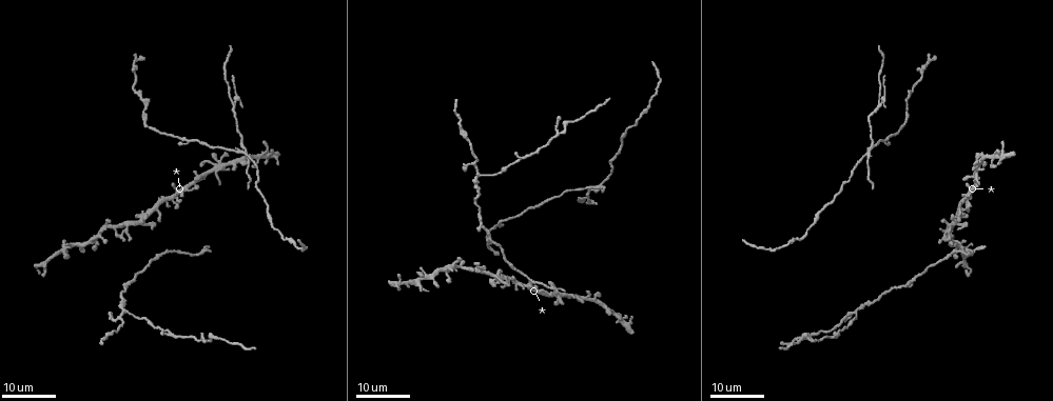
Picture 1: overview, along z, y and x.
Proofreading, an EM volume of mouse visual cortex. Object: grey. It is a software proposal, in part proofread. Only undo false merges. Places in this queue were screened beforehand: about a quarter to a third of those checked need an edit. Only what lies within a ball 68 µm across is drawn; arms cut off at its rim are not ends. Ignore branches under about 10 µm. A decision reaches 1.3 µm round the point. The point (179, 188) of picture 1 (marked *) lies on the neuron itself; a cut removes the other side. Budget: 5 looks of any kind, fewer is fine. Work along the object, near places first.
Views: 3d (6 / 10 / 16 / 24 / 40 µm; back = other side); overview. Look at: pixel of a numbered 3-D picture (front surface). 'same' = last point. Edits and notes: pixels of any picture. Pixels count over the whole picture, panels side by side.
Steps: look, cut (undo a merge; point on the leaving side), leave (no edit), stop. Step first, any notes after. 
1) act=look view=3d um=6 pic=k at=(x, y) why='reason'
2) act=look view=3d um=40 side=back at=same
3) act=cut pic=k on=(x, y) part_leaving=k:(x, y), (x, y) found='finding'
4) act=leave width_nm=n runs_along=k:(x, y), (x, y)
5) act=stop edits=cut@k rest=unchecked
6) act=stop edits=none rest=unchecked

act=look view=3d um=16 pic=1 at=(888, 137)

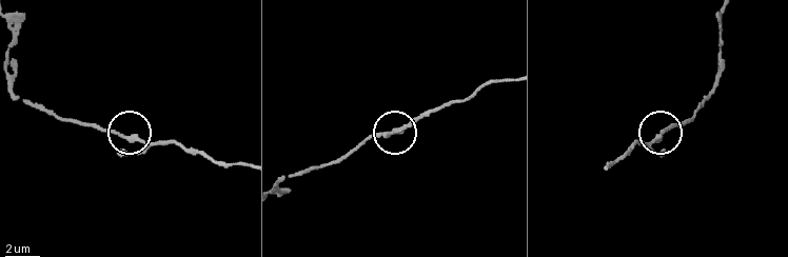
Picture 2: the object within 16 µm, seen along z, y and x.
act=look view=3d um=10 pic=2 at=(656, 136)

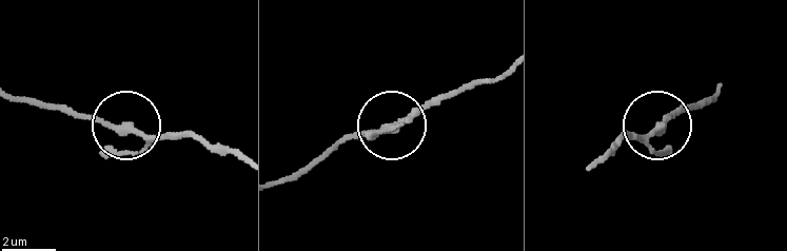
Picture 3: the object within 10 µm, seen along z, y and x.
act=leave width_nm=200 found='continuous, no second neuron'

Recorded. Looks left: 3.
act=look view=3d um=16 pic=1 at=(503, 283) why='two arms in line, one across'

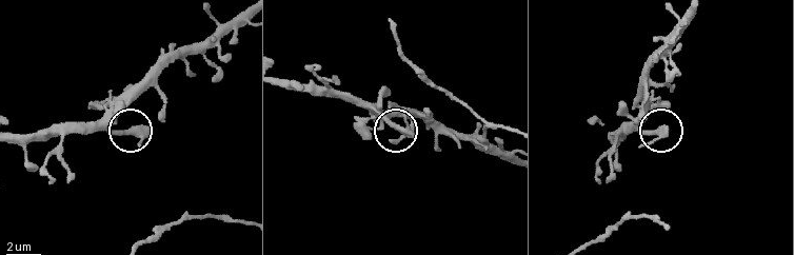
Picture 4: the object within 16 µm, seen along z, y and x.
act=look view=3d um=6 pic=4 at=(658, 130)

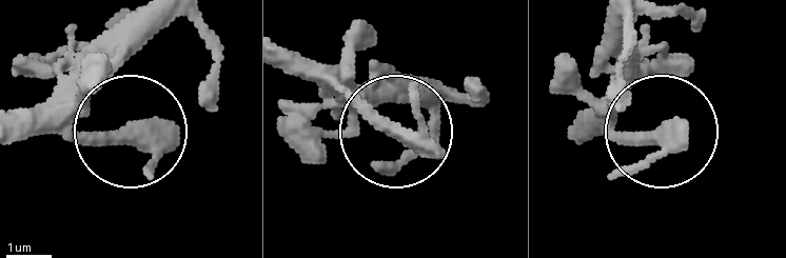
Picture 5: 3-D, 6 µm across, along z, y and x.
act=leave arms=3 runs_along=5:(435, 97), (341, 90), (387, 127) found='continuous, no second neuron'

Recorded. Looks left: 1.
act=stop edits=none rest=unchecked

